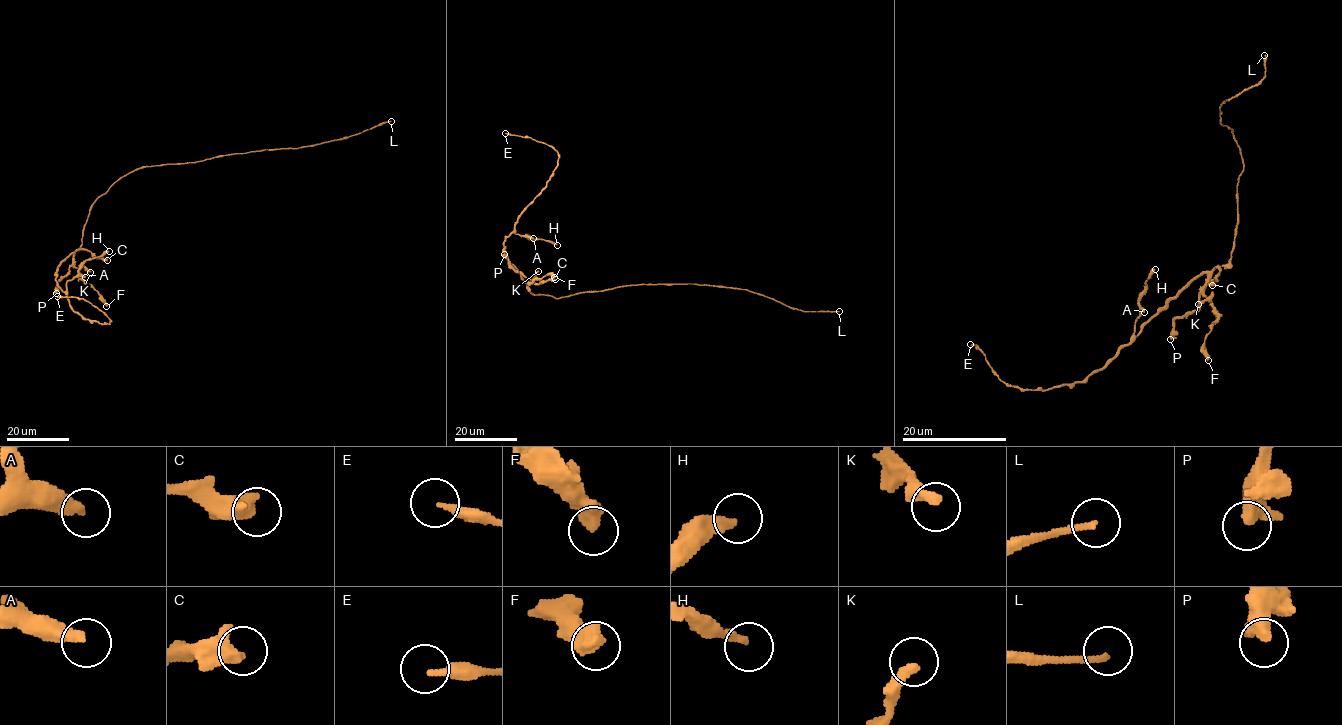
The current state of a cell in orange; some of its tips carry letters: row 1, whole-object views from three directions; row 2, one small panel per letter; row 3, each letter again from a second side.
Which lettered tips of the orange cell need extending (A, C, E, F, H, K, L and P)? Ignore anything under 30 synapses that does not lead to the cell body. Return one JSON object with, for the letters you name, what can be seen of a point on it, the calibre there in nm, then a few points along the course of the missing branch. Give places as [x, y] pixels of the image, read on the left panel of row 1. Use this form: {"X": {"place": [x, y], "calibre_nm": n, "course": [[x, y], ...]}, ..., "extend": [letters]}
{"L": {"place": [391, 121], "calibre_nm": 190}, "extend": ["L"]}

